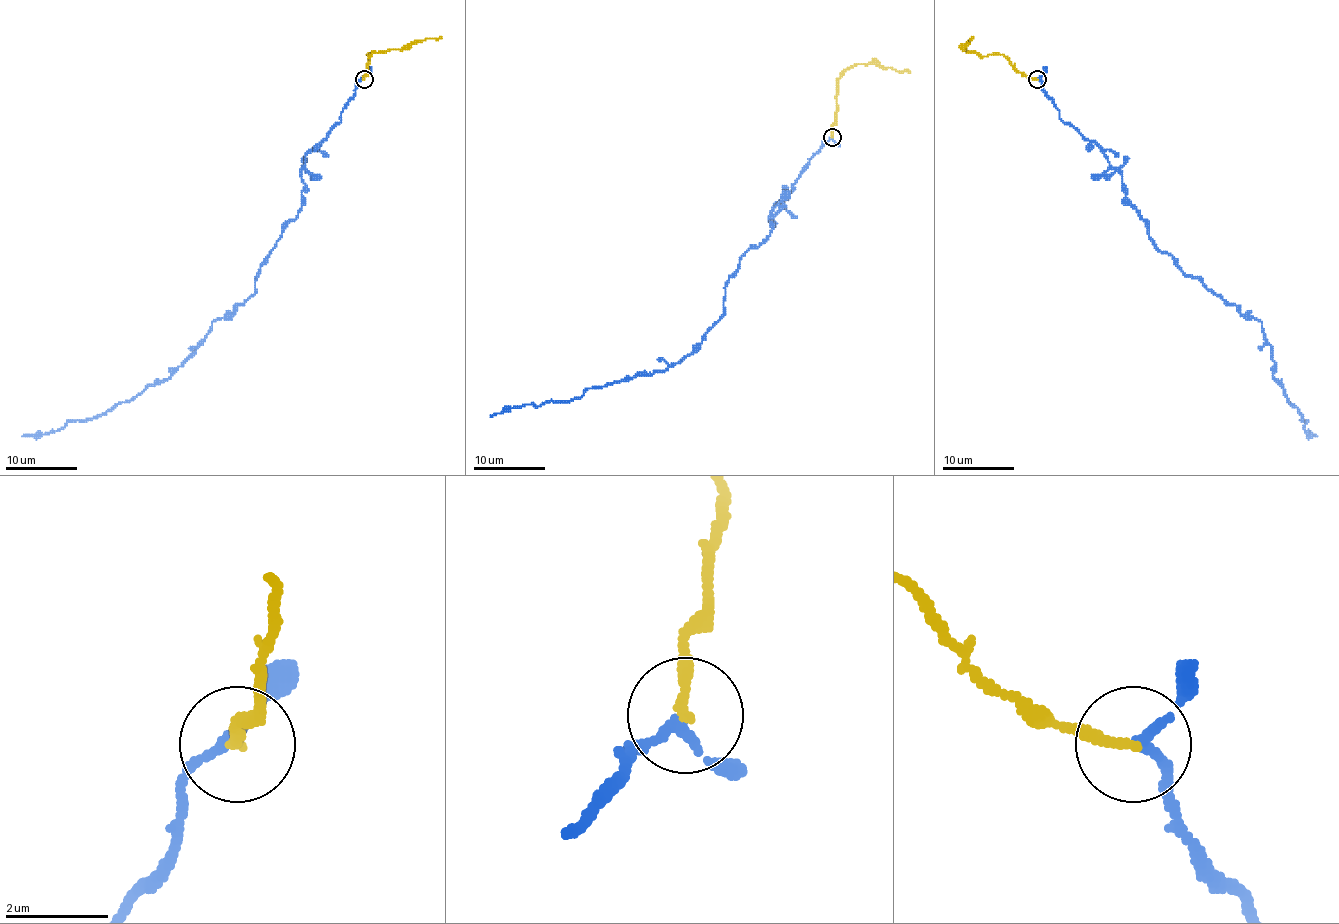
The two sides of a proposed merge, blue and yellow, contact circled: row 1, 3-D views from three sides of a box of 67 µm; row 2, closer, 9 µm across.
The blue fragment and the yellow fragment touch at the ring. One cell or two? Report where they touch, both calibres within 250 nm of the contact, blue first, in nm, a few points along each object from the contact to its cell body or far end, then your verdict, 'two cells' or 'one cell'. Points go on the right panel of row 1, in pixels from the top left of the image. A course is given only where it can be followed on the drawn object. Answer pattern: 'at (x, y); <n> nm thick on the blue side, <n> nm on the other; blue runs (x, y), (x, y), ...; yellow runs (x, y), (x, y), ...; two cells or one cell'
at (1037, 79); 180 nm thick on the blue side, 200 nm on the other; blue runs (1038, 79), (1063, 121), (1122, 176), (1154, 244), (1262, 323), (1272, 375), (1317, 436); yellow runs (1038, 79), (1023, 76), (1002, 54), (978, 56), (964, 49), (973, 36); one cell

